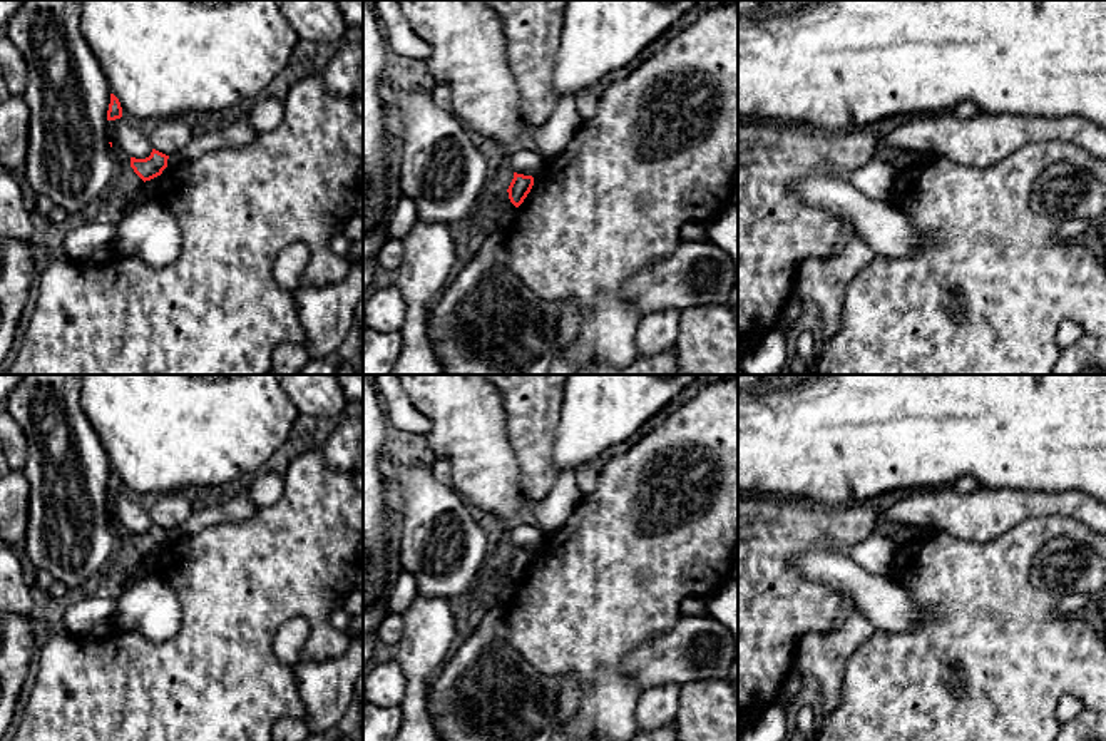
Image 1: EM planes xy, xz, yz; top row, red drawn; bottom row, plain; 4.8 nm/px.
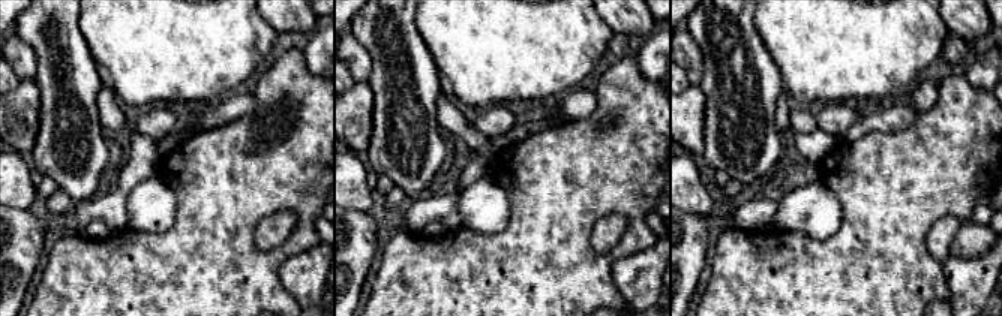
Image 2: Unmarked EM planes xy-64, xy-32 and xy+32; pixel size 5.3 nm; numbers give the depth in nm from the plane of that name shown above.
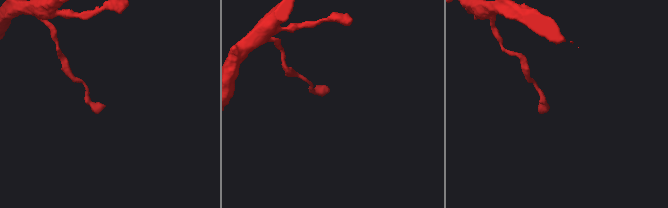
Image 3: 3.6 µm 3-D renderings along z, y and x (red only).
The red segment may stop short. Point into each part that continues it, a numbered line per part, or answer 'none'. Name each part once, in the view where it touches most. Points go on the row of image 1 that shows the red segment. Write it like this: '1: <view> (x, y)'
none

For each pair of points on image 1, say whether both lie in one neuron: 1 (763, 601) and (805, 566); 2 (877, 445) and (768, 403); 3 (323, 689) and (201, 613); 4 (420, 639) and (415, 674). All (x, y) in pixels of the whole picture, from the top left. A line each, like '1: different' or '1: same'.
1: different
2: same
3: different
4: same

